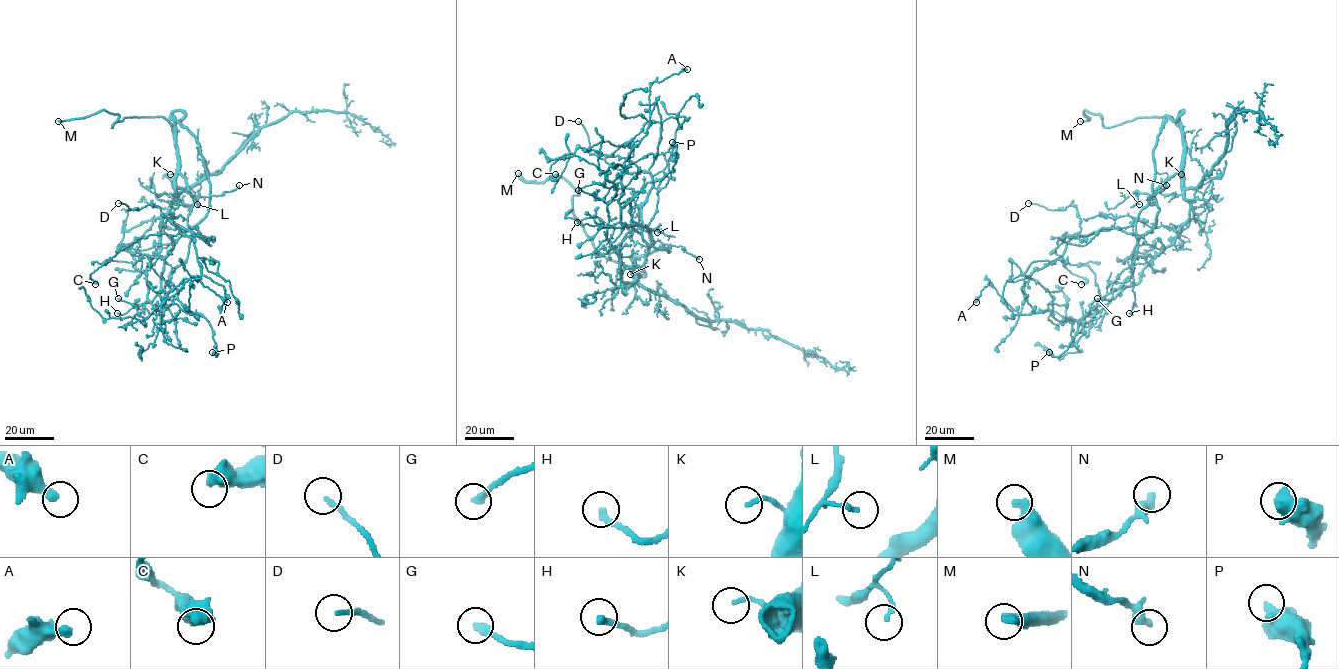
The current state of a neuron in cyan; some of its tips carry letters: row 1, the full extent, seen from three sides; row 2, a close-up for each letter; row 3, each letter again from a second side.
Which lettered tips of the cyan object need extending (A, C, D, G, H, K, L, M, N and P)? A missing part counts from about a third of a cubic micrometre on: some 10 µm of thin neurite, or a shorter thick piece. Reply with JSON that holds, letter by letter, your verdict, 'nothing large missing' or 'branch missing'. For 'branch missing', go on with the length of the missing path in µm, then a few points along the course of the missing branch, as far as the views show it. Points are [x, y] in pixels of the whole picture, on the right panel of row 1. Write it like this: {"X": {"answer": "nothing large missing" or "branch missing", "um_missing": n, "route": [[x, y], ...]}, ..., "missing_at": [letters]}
{"A": {"answer": "nothing large missing"}, "C": {"answer": "nothing large missing"}, "D": {"answer": "branch missing", "um_missing": 15}, "G": {"answer": "branch missing", "um_missing": 4}, "H": {"answer": "nothing large missing"}, "K": {"answer": "branch missing", "um_missing": 7}, "L": {"answer": "nothing large missing"}, "M": {"answer": "branch missing", "um_missing": 20}, "N": {"answer": "nothing large missing"}, "P": {"answer": "nothing large missing"}, "missing_at": ["D", "G", "K", "M"]}

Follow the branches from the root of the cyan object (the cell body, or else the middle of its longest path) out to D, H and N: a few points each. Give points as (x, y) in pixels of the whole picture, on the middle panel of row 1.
D: (624, 282), (620, 245), (629, 227), (641, 226), (641, 204), (652, 177), (627, 173), (591, 154), (578, 121)
H: (624, 282), (633, 279), (644, 262), (653, 243), (648, 229), (652, 230), (638, 223), (612, 228), (577, 222)
N: (624, 282), (634, 279), (648, 249), (657, 241), (681, 246), (699, 259)

